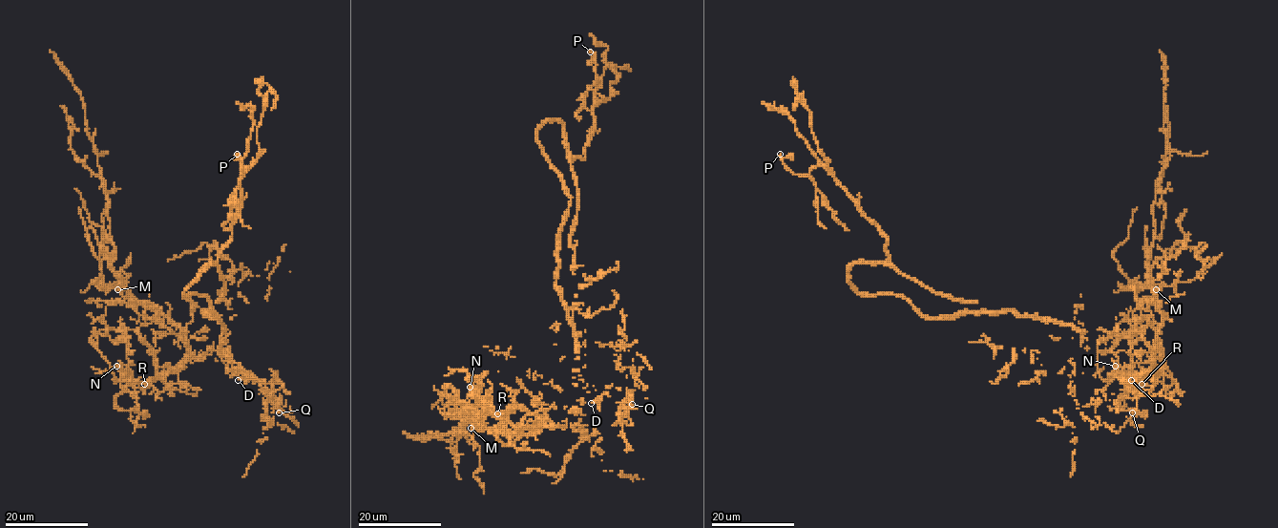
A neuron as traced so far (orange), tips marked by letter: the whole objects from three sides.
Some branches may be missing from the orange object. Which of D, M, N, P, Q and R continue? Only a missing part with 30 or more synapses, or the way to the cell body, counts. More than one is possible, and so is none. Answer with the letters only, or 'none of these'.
P

